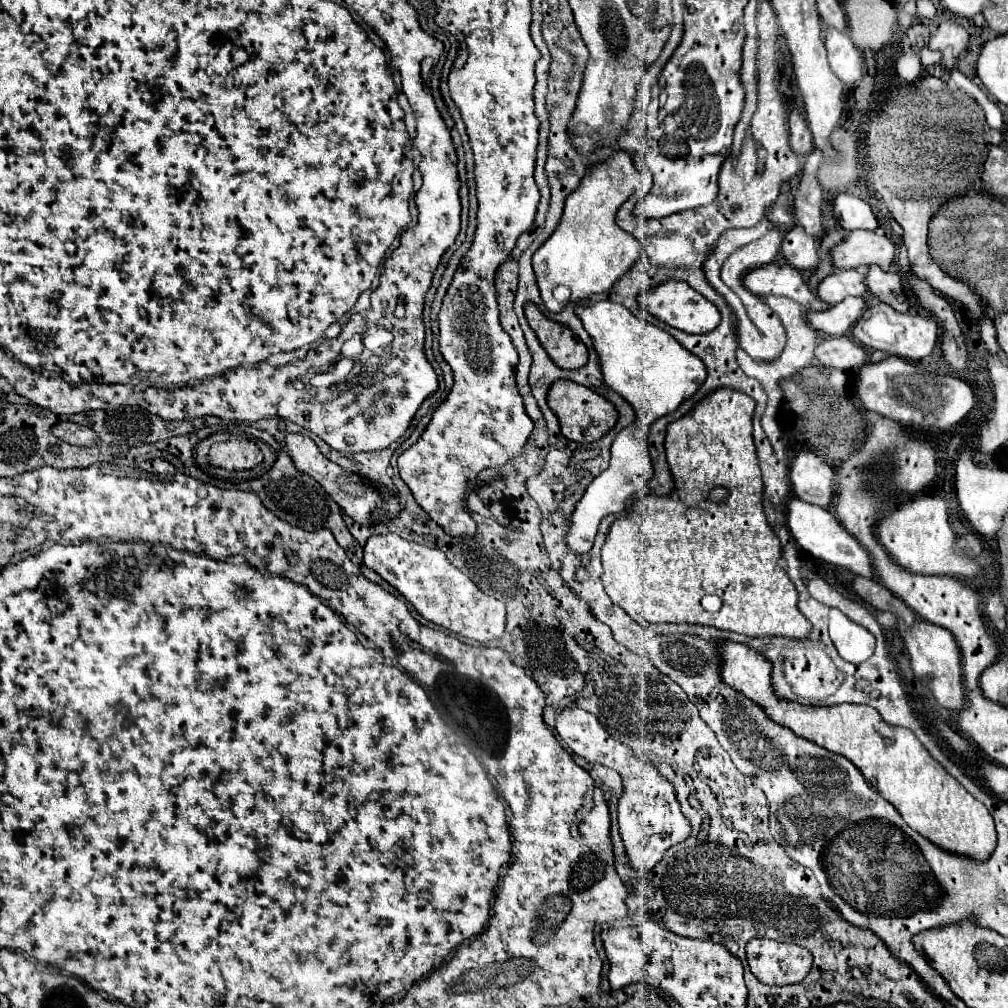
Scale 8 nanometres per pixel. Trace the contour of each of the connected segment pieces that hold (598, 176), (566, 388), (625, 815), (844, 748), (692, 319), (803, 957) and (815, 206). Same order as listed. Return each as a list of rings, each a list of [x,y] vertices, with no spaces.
[[[616,151],[604,163],[594,165],[584,181],[566,197],[564,215],[556,231],[534,253],[532,265],[548,311],[556,313],[568,303],[604,293],[620,279],[642,253],[642,243],[616,225],[616,211],[640,183],[640,173],[628,151]]]
[[[560,379],[560,381],[552,383],[552,387],[548,391],[548,407],[556,413],[562,435],[574,443],[598,441],[602,435],[606,435],[614,427],[614,423],[618,419],[618,411],[614,409],[614,405],[608,399],[604,399],[602,395],[594,393],[592,389],[572,383],[568,379]]]
[[[568,709],[568,713],[560,713],[556,717],[556,733],[572,749],[572,753],[584,757],[590,763],[600,763],[620,773],[624,781],[624,793],[618,801],[620,835],[626,847],[628,861],[640,875],[652,871],[670,847],[690,837],[692,825],[680,811],[674,785],[664,779],[664,775],[660,775],[650,759],[638,759],[628,745],[610,737],[596,715],[584,709]]]
[[[722,639],[716,643],[716,651],[722,665],[720,679],[724,679],[726,685],[738,693],[744,693],[744,697],[750,701],[758,703],[766,717],[792,729],[792,733],[798,737],[808,739],[832,753],[840,753],[852,761],[864,779],[896,807],[902,819],[940,849],[968,857],[976,863],[988,861],[992,849],[996,849],[996,827],[990,811],[986,805],[976,801],[950,773],[946,773],[936,759],[932,759],[910,729],[888,725],[880,713],[868,705],[842,703],[832,707],[814,707],[784,701],[772,687],[772,663],[760,655],[760,651]]]
[[[664,281],[664,285],[656,285],[652,289],[646,289],[640,295],[640,307],[660,319],[662,323],[676,327],[684,333],[708,333],[718,327],[720,323],[720,311],[700,293],[696,293],[690,285],[684,281]]]
[[[752,939],[746,945],[746,953],[750,971],[766,985],[800,983],[812,967],[810,951],[792,943]]]
[[[814,149],[804,163],[802,179],[798,185],[798,191],[794,195],[794,217],[798,223],[806,229],[810,235],[822,233],[822,187],[816,179],[820,161],[822,161],[820,149]]]

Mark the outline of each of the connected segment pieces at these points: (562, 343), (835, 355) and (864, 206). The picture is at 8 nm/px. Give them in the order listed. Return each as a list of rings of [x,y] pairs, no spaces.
[[[528,303],[524,313],[542,347],[560,369],[580,369],[586,365],[588,349],[570,327],[548,319],[534,303]]]
[[[848,337],[822,339],[816,345],[814,355],[824,367],[834,367],[842,371],[858,371],[864,363],[868,363],[866,351]]]
[[[838,193],[832,207],[834,207],[834,217],[838,219],[840,227],[846,231],[854,231],[854,229],[874,231],[878,227],[878,221],[870,205],[854,195]]]

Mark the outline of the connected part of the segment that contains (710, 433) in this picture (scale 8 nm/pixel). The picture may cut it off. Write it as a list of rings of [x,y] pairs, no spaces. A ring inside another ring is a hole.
[[[720,387],[698,401],[688,415],[672,421],[666,427],[664,447],[676,483],[674,493],[670,497],[646,495],[634,503],[630,515],[620,515],[610,525],[602,547],[602,583],[610,599],[634,621],[700,623],[752,637],[808,637],[812,625],[802,613],[798,613],[798,591],[790,583],[784,567],[778,563],[782,557],[782,547],[774,537],[762,507],[762,475],[752,441],[754,407],[756,403],[746,393]],[[716,485],[732,491],[726,505],[716,505],[708,499],[708,491]],[[708,593],[722,597],[724,603],[718,613],[708,613],[702,609],[700,599]]]

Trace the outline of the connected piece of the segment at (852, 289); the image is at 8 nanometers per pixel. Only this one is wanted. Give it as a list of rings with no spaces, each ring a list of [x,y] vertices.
[[[850,269],[850,271],[834,271],[832,275],[824,277],[818,285],[818,297],[828,303],[828,305],[836,305],[842,299],[854,295],[854,297],[864,297],[868,291],[864,287],[864,275]]]

